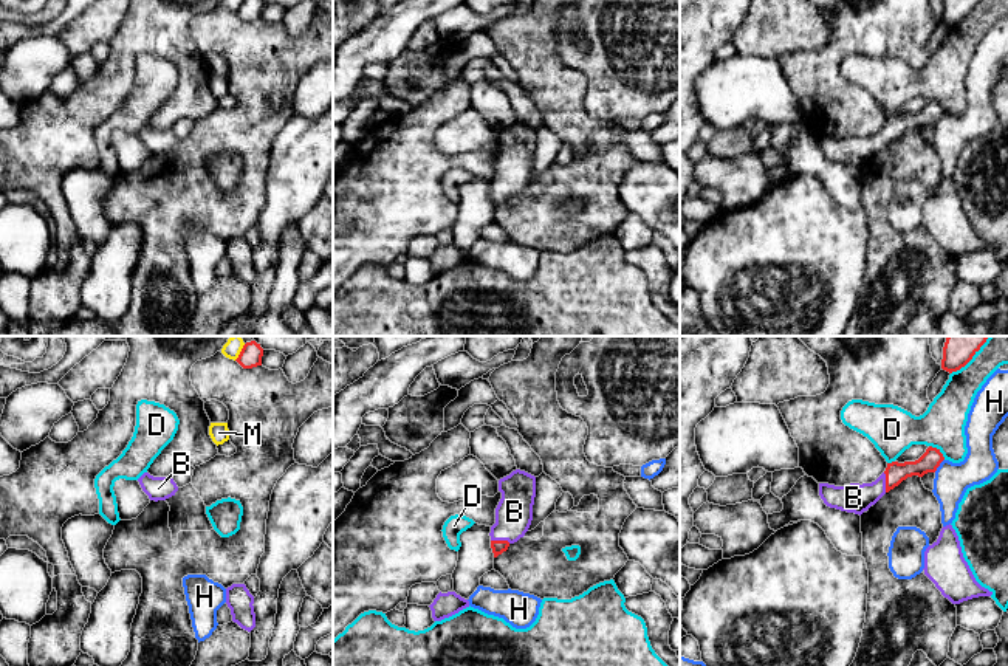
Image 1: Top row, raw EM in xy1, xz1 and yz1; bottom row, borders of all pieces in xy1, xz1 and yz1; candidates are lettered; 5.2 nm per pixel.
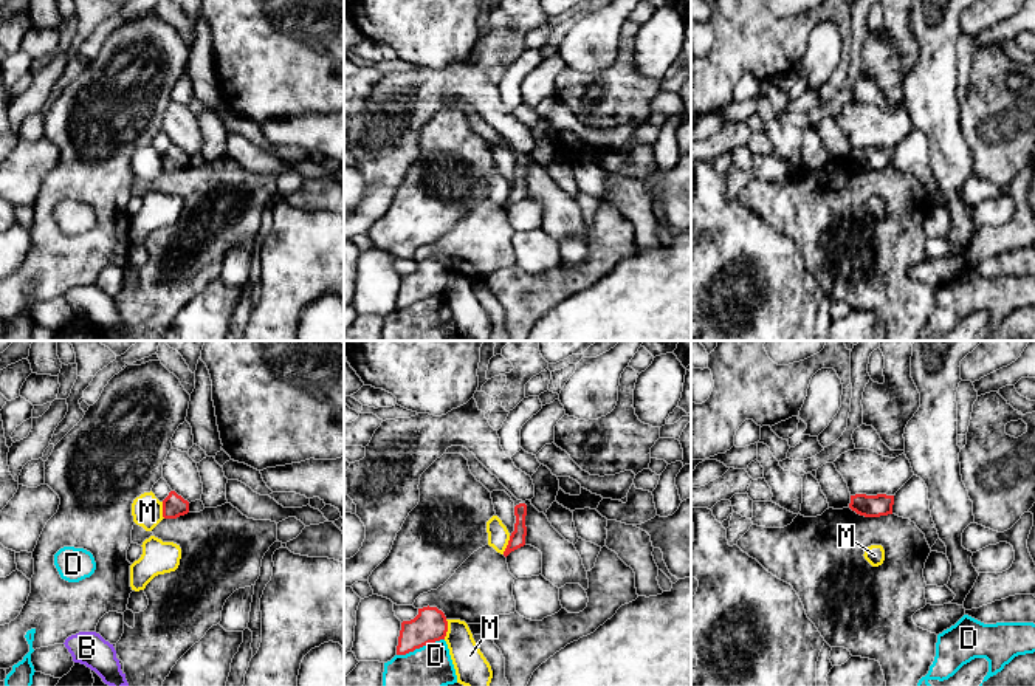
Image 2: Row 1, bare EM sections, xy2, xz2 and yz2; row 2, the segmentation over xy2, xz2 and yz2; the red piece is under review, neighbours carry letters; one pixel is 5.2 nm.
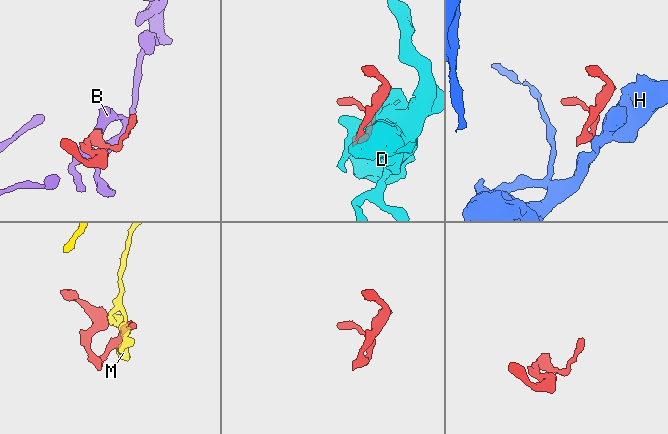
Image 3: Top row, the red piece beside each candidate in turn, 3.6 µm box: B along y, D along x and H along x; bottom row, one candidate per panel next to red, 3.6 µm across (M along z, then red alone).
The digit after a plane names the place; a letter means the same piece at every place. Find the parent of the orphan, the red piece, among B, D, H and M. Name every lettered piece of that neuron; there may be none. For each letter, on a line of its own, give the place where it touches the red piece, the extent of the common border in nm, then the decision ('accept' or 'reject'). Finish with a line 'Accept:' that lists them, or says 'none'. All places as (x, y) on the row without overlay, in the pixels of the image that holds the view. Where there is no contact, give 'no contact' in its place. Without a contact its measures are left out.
B: yz1 (886, 135) | 110 nm | accept
D: xz2 (420, 299) | 260 nm | reject
H: yz1 (939, 118) | 90 nm | reject
M: xz2 (447, 282) | 110 nm | reject
Accept: B

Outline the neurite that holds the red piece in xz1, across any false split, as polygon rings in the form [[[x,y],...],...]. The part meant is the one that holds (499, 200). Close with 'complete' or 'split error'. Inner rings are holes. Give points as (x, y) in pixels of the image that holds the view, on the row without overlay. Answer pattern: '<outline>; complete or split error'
[[[516,122],[499,133],[502,152],[495,161],[495,177],[491,180],[494,211],[508,203],[528,184],[533,173],[536,130]]]; split error

